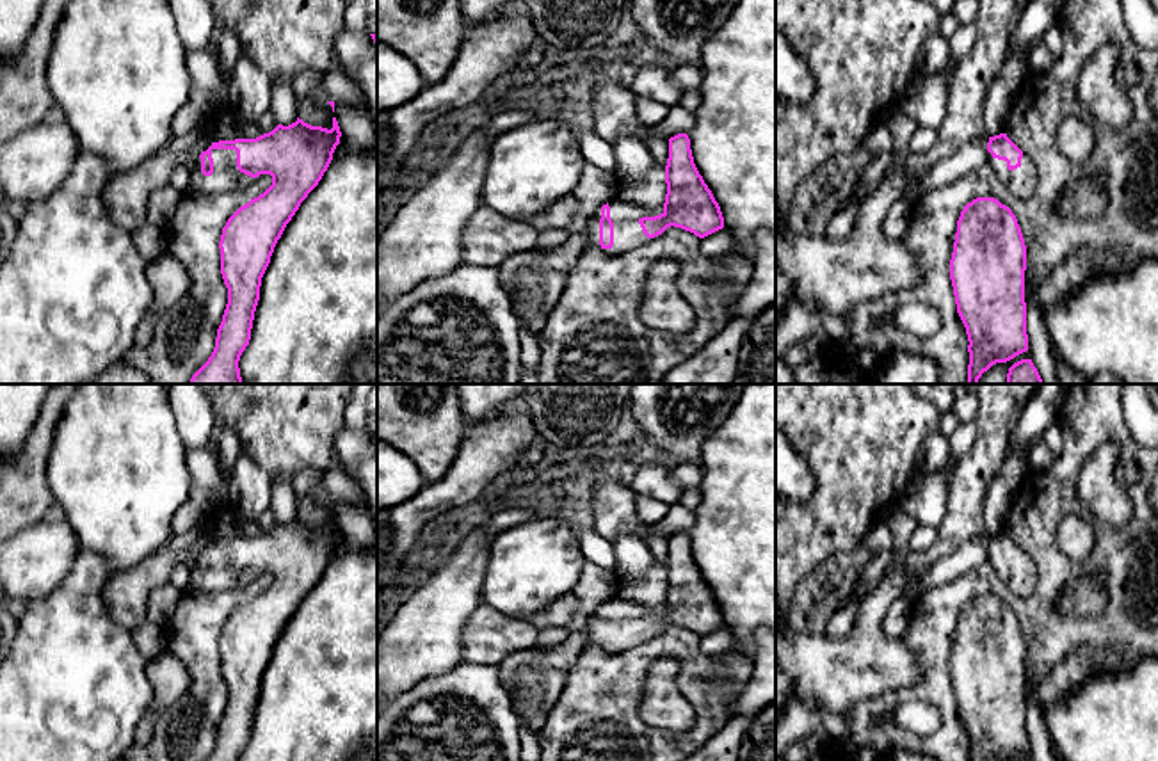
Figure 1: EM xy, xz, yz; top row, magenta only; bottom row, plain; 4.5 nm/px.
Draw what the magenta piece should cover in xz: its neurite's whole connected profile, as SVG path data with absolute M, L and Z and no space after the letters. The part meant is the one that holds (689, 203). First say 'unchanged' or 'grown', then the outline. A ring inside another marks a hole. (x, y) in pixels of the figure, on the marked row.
grown; M687 133L669 139L665 183L667 194L660 215L637 203L614 197L591 217L583 247L619 256L651 242L671 226L699 238L724 228L720 206L694 164Z

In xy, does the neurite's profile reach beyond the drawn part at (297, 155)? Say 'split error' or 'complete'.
split error

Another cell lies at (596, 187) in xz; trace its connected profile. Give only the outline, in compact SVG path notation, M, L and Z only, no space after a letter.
M583 160L580 181L573 192L580 203L580 210L564 229L539 231L535 249L555 249L571 236L583 233L594 212L615 197L617 187L619 180L614 172L601 171Z

